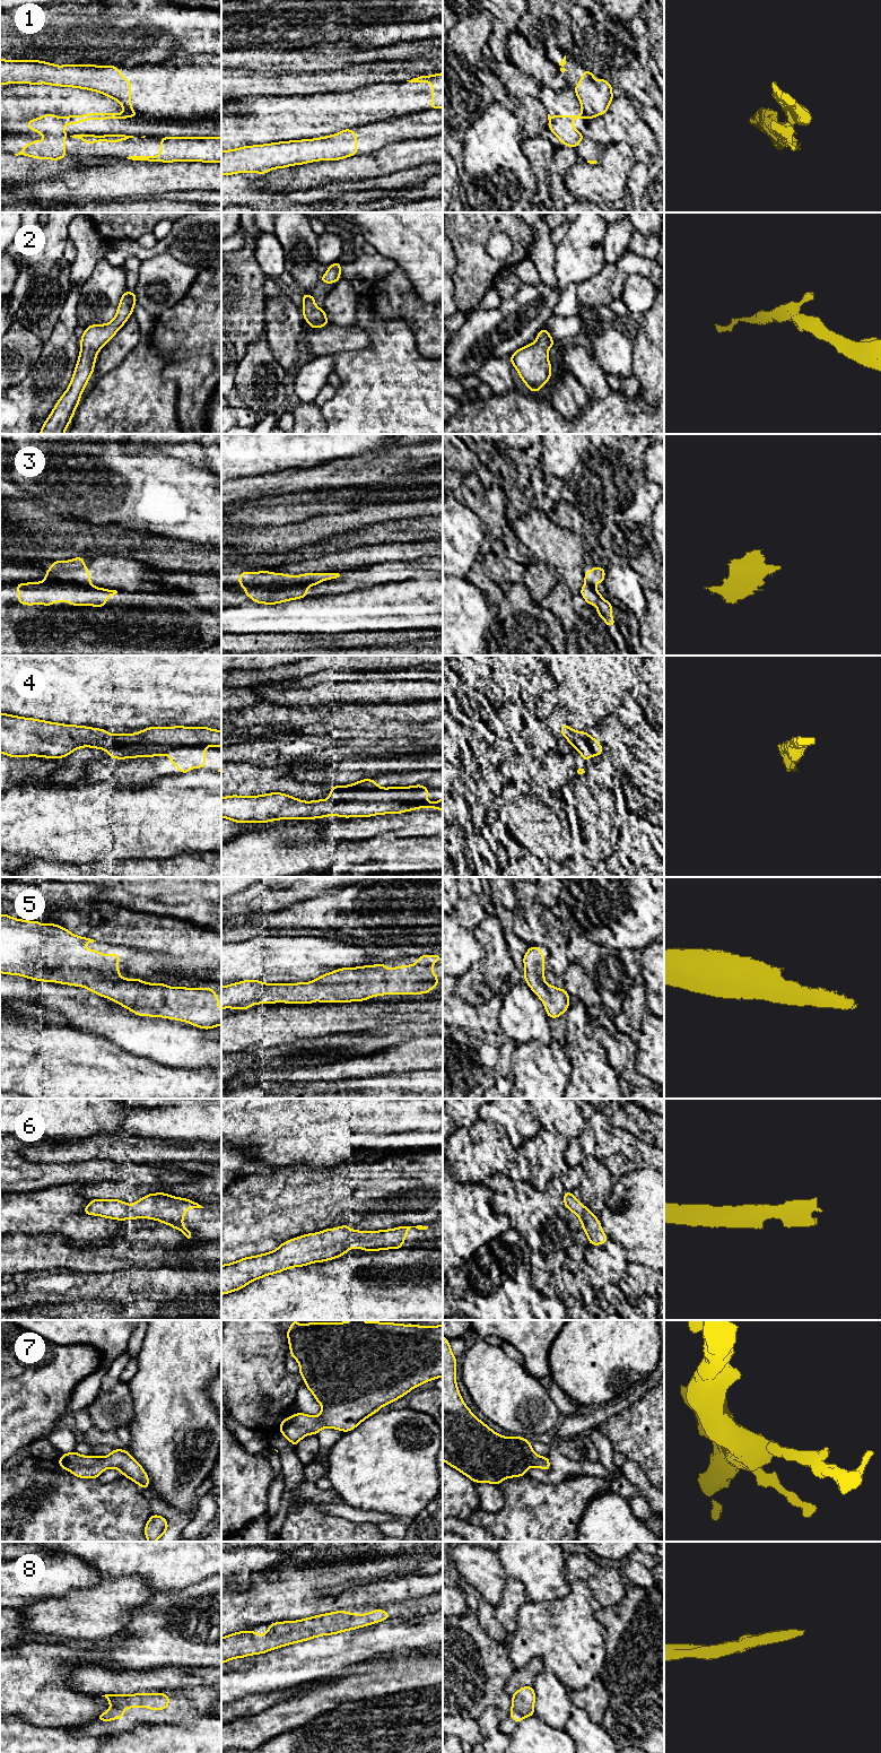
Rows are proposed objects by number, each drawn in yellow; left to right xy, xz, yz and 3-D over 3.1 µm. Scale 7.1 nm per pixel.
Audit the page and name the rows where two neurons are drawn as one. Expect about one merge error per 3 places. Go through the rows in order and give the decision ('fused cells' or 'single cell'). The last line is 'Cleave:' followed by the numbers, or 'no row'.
1: fused cells
2: single cell
3: fused cells
4: single cell
5: single cell
6: single cell
7: single cell
8: single cell
Cleave: 1, 3

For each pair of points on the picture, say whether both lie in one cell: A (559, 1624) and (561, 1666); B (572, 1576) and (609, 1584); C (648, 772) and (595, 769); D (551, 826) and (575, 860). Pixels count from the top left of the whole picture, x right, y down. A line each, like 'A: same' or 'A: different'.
A: same
B: same
C: different
D: different

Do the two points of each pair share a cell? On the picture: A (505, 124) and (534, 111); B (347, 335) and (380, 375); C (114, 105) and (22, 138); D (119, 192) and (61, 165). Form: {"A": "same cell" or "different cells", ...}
{"A": "different cells", "B": "different cells", "C": "same cell", "D": "different cells"}

